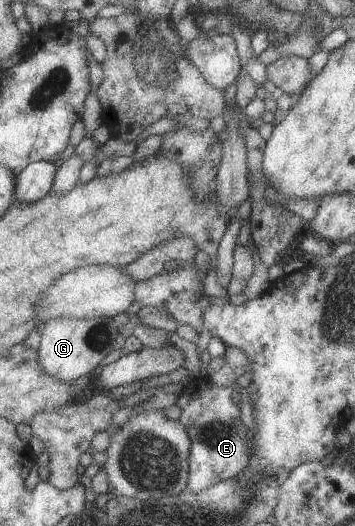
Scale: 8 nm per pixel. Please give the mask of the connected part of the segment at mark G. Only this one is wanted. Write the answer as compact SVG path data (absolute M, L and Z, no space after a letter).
M58 316L48 320L40 333L41 346L37 350L43 370L59 381L67 382L90 374L105 357L117 349L116 337L120 335L120 328L110 316L90 319Z

